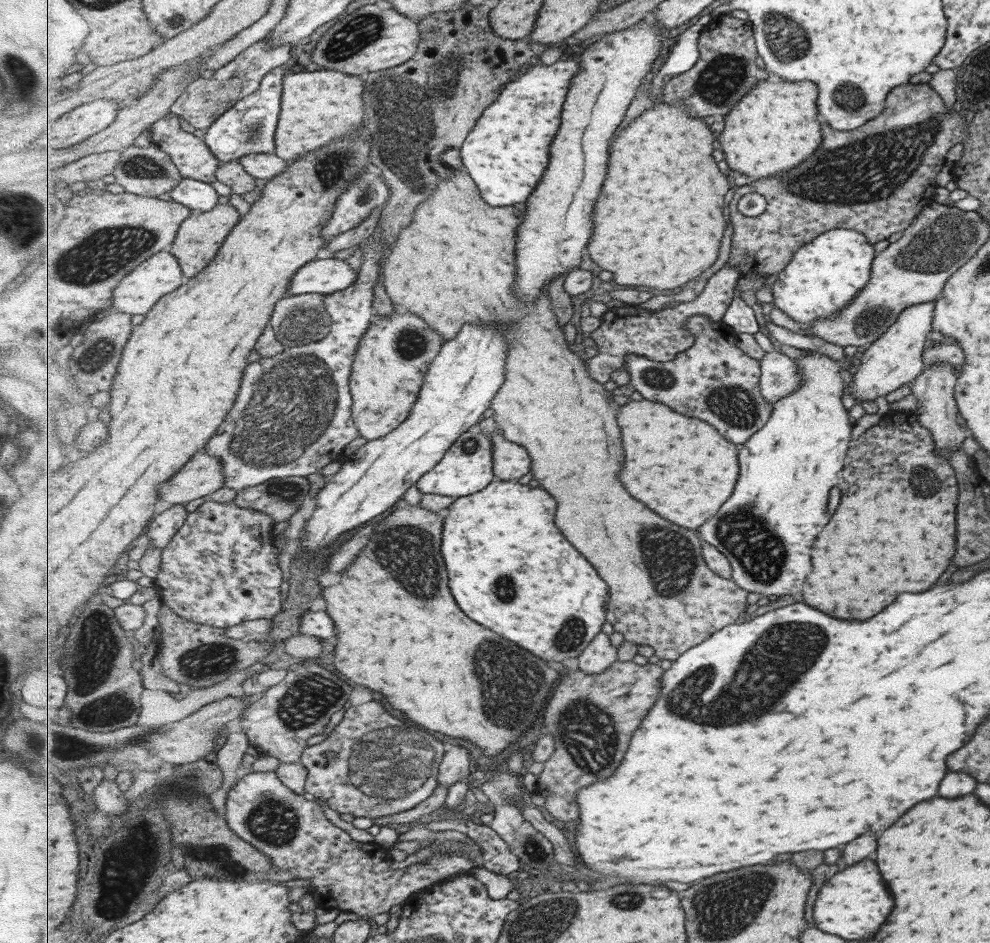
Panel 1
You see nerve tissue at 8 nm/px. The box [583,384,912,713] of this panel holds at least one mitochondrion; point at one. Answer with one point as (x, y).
(761, 554)

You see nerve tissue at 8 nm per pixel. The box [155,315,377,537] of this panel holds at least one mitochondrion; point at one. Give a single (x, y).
(285, 493)

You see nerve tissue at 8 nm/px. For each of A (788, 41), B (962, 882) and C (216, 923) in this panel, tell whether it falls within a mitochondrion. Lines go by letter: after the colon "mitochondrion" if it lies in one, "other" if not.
A: mitochondrion
B: other
C: other

